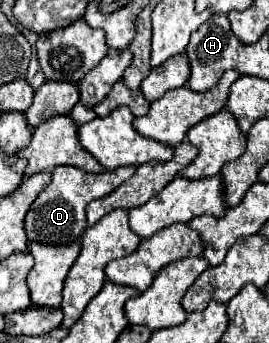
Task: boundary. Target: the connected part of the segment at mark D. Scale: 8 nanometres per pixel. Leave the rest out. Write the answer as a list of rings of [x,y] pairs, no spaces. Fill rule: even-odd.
[[[61,165],[53,171],[51,183],[39,193],[35,203],[31,205],[27,217],[25,217],[25,231],[29,241],[39,241],[39,243],[69,243],[75,241],[83,235],[87,229],[87,219],[85,219],[85,207],[93,199],[101,199],[109,193],[113,193],[125,179],[129,179],[135,173],[135,167],[121,167],[113,171],[103,171],[103,173],[87,173],[83,169],[71,167],[71,165]]]

